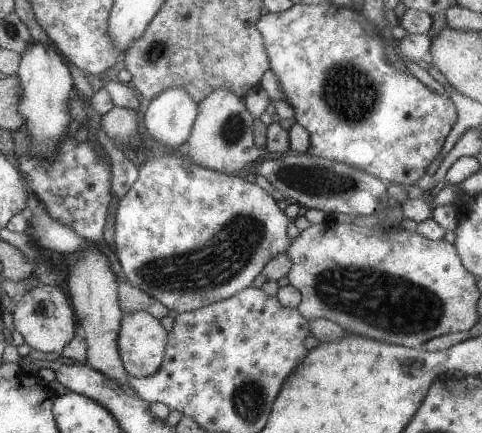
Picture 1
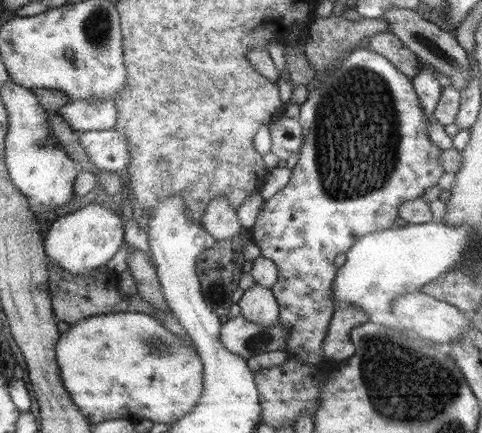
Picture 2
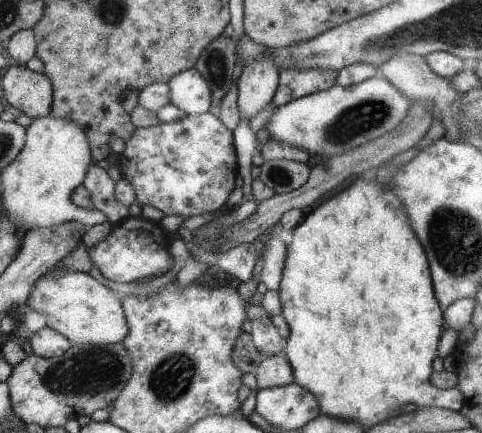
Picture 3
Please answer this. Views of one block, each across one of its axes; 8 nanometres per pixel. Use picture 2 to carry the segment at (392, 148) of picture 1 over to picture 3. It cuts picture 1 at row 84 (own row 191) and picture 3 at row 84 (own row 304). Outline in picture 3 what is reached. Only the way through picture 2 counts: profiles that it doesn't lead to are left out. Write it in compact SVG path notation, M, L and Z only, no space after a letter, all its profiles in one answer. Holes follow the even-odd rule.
M281 68L279 70L279 84L275 88L275 94L271 102L281 108L297 98L327 90L335 86L335 78L339 72L325 70L325 68Z

